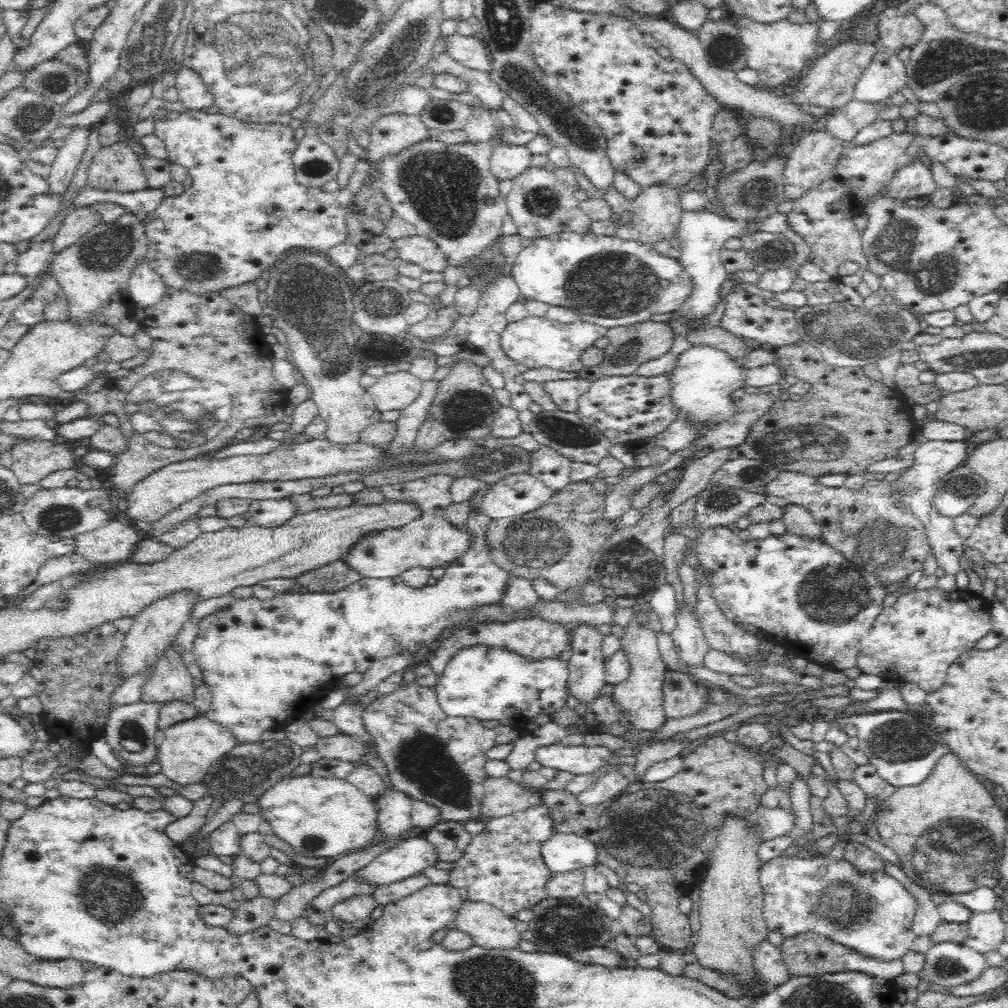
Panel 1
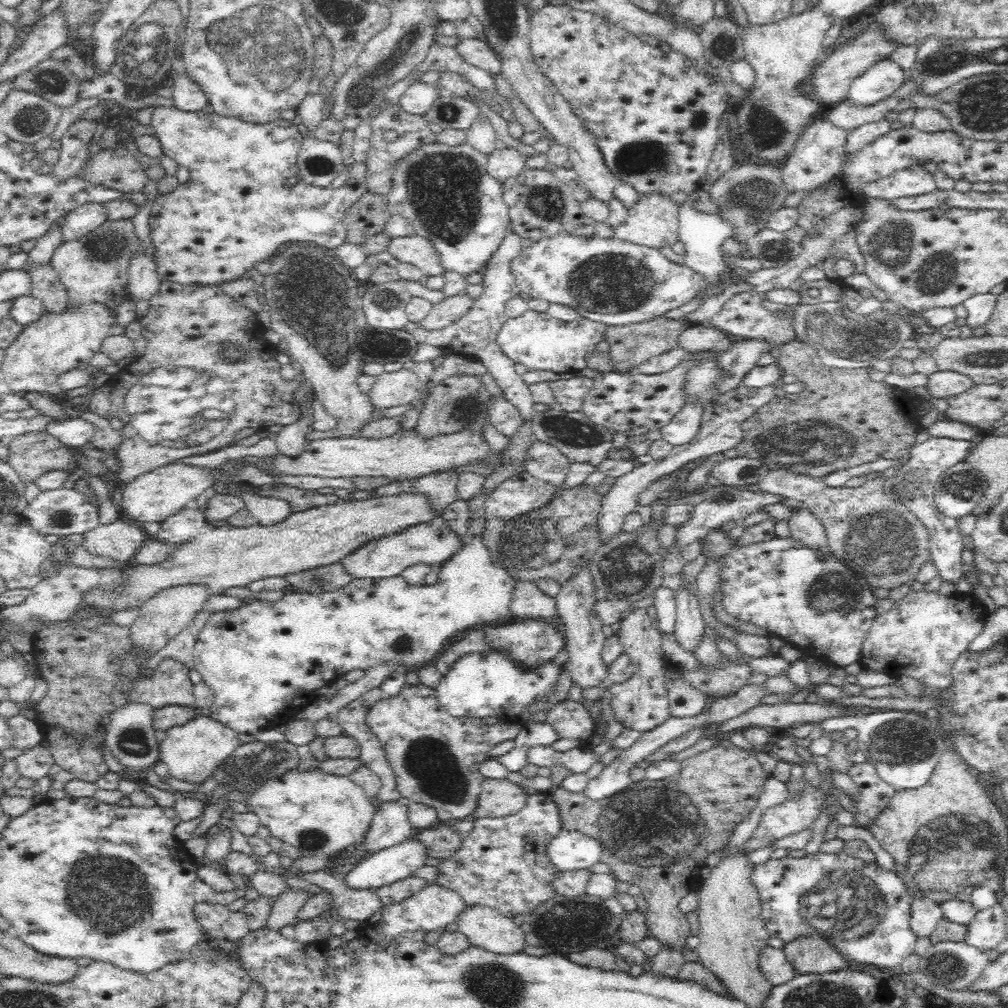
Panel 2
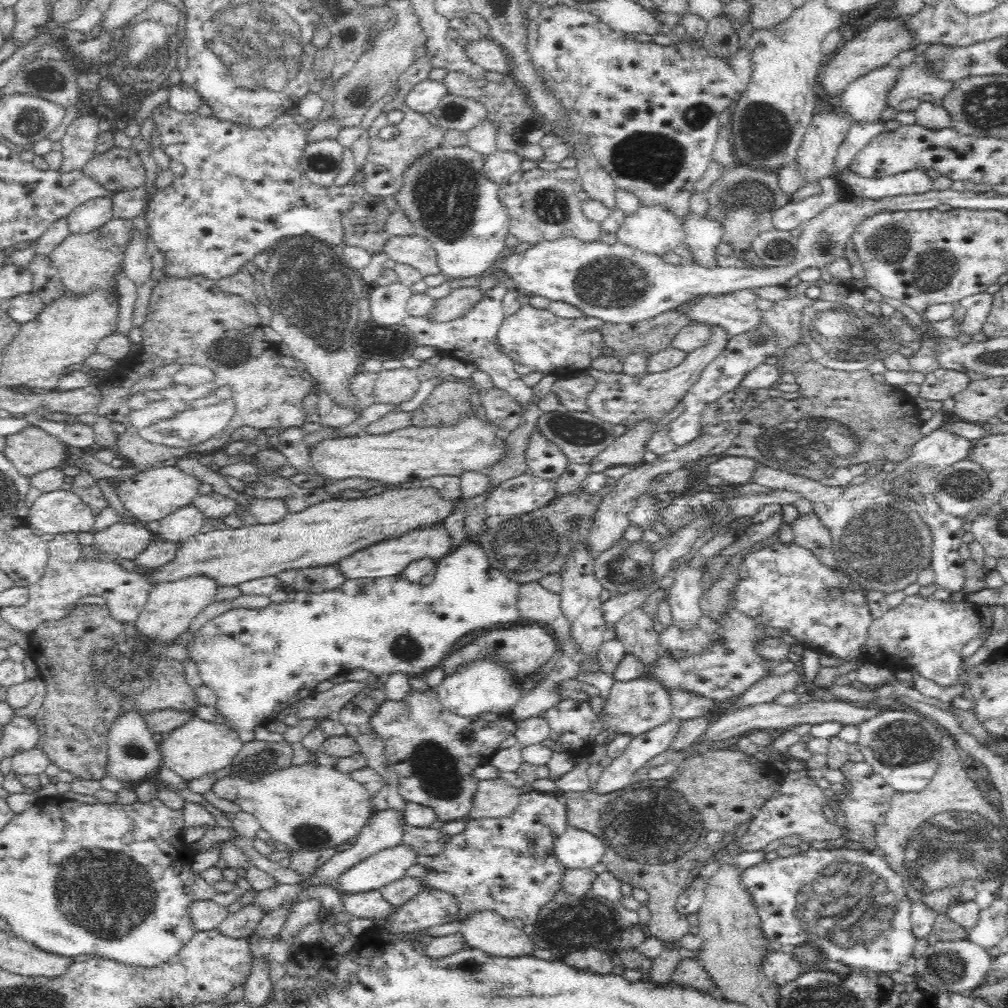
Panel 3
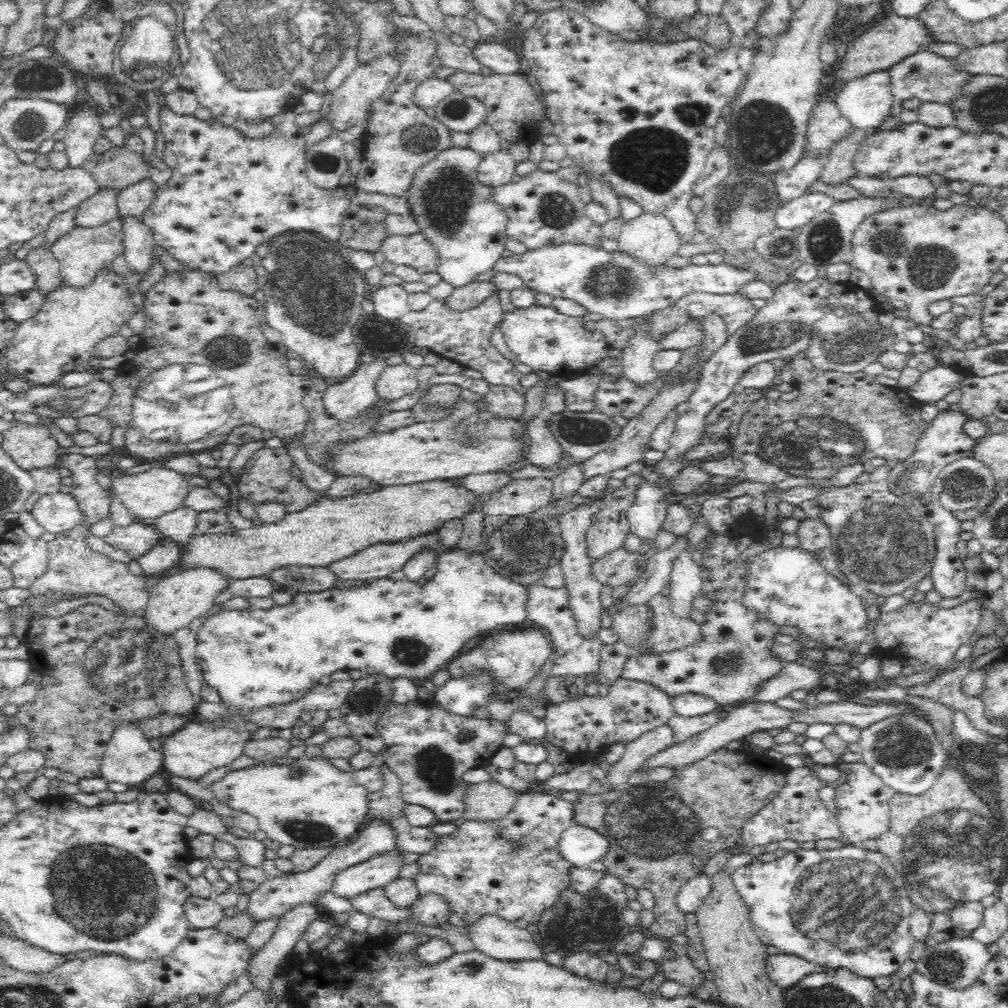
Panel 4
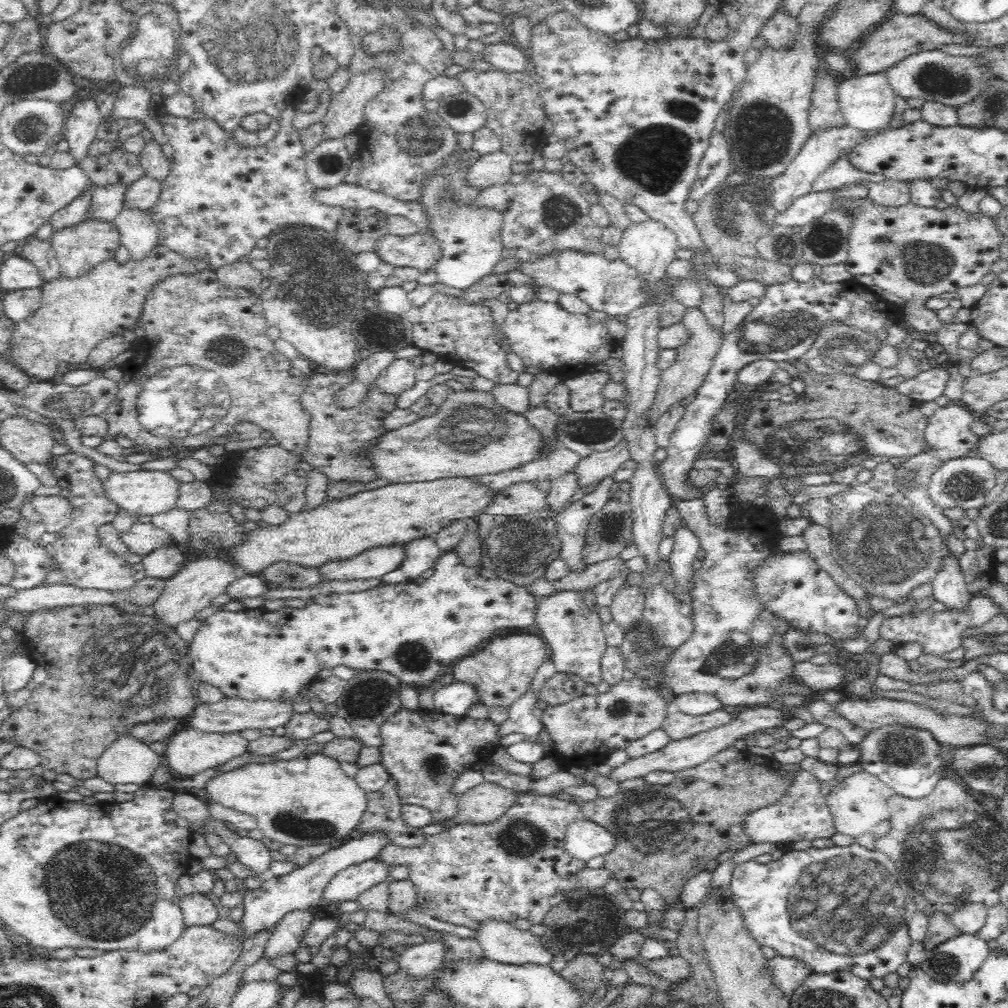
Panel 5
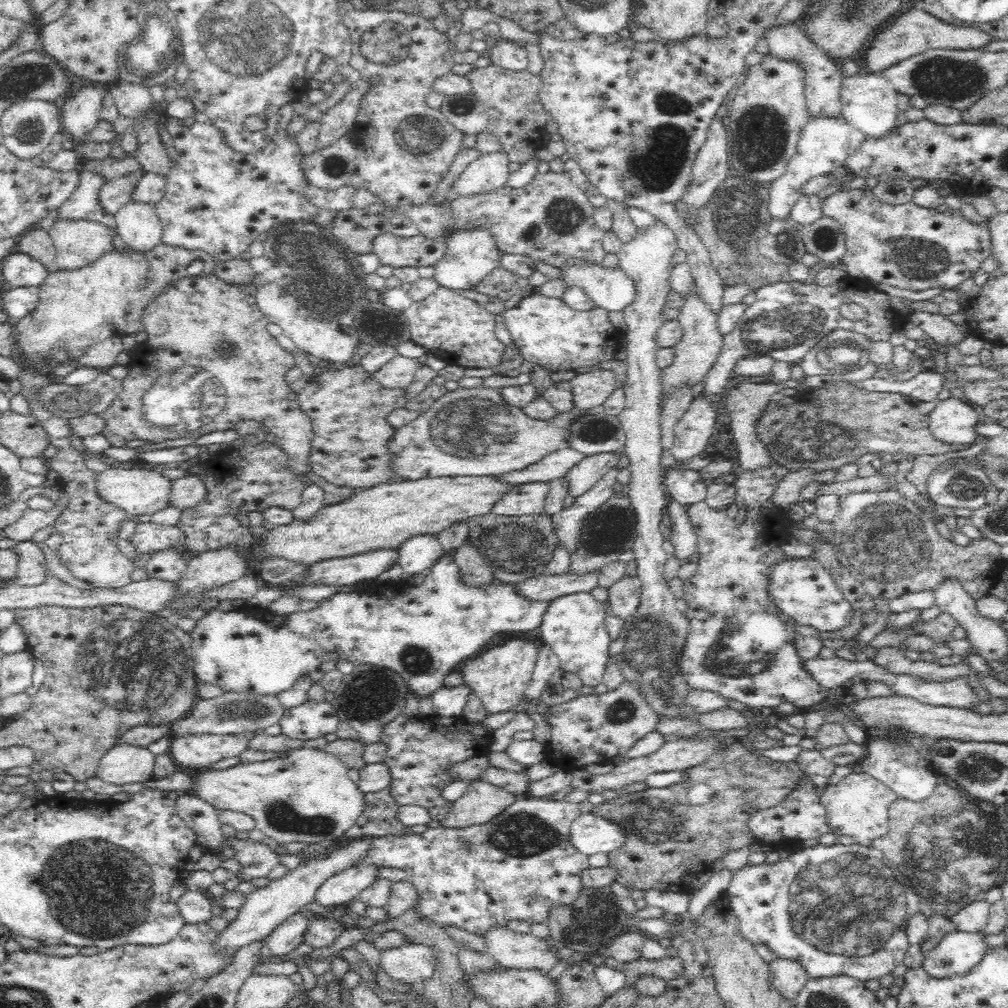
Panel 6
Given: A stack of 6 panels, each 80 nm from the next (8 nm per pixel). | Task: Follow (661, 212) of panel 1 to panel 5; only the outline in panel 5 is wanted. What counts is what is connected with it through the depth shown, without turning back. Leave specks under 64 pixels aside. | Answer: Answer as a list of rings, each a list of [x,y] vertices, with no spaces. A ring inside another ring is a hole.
[[[651,218],[644,220],[644,222],[628,224],[623,230],[617,247],[619,258],[624,260],[628,267],[636,269],[649,286],[666,282],[666,270],[676,259],[675,254],[680,249],[677,236],[663,222]]]

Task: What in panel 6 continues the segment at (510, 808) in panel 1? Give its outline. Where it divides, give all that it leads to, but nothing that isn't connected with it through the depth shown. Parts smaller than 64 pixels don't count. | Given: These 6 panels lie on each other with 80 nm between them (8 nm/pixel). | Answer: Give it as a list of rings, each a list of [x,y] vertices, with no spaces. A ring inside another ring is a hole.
[[[478,779],[453,802],[451,812],[441,823],[448,828],[484,824],[504,812],[516,798],[517,795]]]

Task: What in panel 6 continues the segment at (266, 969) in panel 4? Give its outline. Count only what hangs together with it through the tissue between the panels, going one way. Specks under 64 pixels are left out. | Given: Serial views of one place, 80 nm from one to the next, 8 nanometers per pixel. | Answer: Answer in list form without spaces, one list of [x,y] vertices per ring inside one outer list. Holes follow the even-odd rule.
[[[298,911],[266,938],[266,946],[274,956],[290,955],[304,942],[308,926],[310,921],[302,915],[302,911]]]

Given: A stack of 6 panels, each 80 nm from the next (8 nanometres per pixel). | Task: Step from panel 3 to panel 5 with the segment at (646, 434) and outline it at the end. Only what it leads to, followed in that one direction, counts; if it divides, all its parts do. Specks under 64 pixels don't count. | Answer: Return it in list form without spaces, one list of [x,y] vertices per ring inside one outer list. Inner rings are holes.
[[[687,309],[681,323],[691,335],[686,344],[677,348],[676,362],[670,368],[661,371],[661,381],[655,391],[656,396],[654,396],[652,404],[646,408],[646,423],[652,428],[662,413],[665,413],[671,406],[679,404],[690,394],[694,394],[695,390],[702,384],[706,372],[710,370],[712,358],[716,356],[716,352],[722,344],[720,335],[714,329],[710,331],[710,325],[706,323],[704,313],[700,309]],[[624,436],[611,450],[598,452],[580,460],[575,469],[578,473],[578,485],[587,487],[600,483],[606,477],[611,477],[624,463],[631,461],[630,445]]]

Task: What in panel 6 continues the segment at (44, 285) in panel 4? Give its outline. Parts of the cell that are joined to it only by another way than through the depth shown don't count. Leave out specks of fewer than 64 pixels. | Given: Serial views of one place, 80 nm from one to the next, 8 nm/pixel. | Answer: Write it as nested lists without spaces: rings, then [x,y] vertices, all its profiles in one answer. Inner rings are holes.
[[[36,228],[23,233],[18,238],[17,243],[15,250],[40,261],[46,273],[52,274],[60,271],[55,261],[56,248],[53,246],[49,233],[43,229]]]

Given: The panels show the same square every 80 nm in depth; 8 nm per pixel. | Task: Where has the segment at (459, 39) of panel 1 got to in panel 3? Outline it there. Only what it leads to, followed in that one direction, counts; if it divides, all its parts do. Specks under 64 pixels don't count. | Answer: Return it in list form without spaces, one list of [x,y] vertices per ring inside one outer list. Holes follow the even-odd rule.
[[[483,38],[468,42],[465,47],[466,57],[488,72],[507,73],[508,55],[490,39]]]

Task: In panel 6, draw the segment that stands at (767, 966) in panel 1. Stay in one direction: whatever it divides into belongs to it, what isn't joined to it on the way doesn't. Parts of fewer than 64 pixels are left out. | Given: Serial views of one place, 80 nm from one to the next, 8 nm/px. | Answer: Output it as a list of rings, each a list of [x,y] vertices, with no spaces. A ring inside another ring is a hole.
[[[776,958],[769,962],[771,982],[786,999],[795,1000],[806,985],[808,973],[798,962]]]

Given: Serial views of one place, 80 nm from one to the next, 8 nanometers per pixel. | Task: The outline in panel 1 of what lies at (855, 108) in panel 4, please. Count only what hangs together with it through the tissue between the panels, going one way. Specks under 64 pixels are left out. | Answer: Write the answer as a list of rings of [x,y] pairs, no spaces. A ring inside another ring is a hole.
[[[884,50],[879,51],[872,60],[868,68],[862,73],[854,87],[854,99],[860,103],[880,103],[889,98],[891,94],[898,93],[907,82],[907,72],[904,64],[896,55],[892,55]]]

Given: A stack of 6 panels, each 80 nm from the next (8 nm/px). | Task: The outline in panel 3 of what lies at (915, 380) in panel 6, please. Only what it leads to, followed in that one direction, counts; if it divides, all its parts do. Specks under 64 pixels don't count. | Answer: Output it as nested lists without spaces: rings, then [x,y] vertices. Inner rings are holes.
[[[938,367],[938,370],[925,376],[925,381],[919,386],[919,397],[940,402],[966,390],[971,382],[964,373]]]

